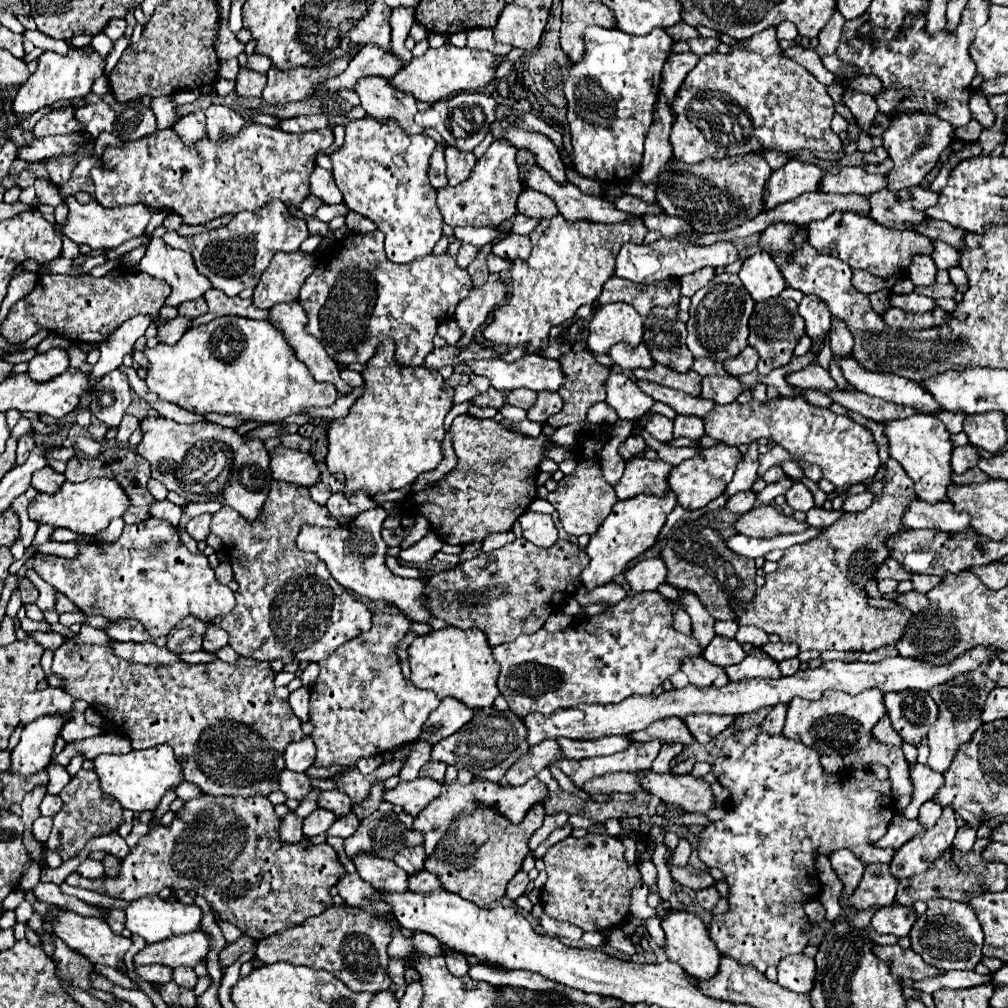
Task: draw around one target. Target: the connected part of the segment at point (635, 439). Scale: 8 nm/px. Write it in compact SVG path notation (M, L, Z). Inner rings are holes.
M632 434L632 436L628 436L628 438L620 444L618 452L620 452L620 456L622 456L624 460L630 460L630 458L638 456L644 448L646 448L644 440L642 440L638 434Z

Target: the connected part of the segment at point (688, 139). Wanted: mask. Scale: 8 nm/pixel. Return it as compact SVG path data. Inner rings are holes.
M766 28L760 34L754 34L750 40L732 46L728 54L702 56L678 90L672 110L676 120L672 126L670 144L676 160L686 164L696 164L704 158L726 158L764 150L790 152L804 148L816 152L840 152L842 148L840 138L830 128L834 102L826 94L826 86L820 84L806 68L784 56L774 28Z

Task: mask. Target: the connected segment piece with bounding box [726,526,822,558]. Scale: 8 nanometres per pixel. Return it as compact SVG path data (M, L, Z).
M806 528L806 532L796 532L796 534L786 534L786 536L774 536L774 538L748 538L744 534L734 534L732 538L726 540L728 548L740 556L746 558L760 558L772 550L786 550L794 544L808 542L816 538L822 532L822 528Z

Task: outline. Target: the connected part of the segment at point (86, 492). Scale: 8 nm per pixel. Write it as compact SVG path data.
M94 478L86 482L64 482L56 494L36 494L34 502L28 504L28 516L36 524L48 524L52 528L68 528L86 536L96 536L102 532L110 520L120 518L128 508L128 498L120 484L110 478Z

